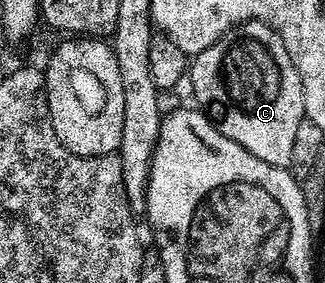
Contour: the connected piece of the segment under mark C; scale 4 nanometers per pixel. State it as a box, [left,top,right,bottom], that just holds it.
[188,20,306,168]

